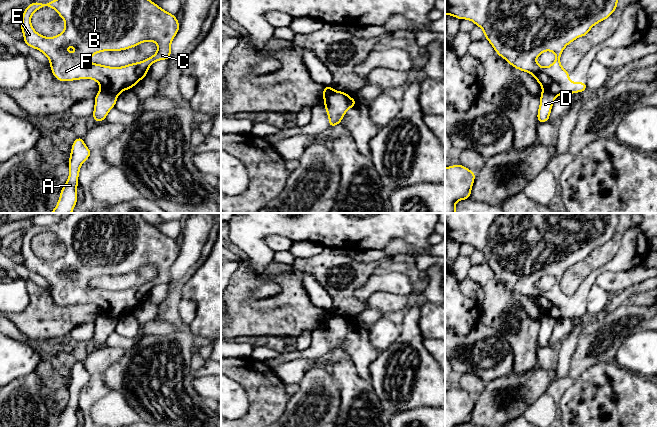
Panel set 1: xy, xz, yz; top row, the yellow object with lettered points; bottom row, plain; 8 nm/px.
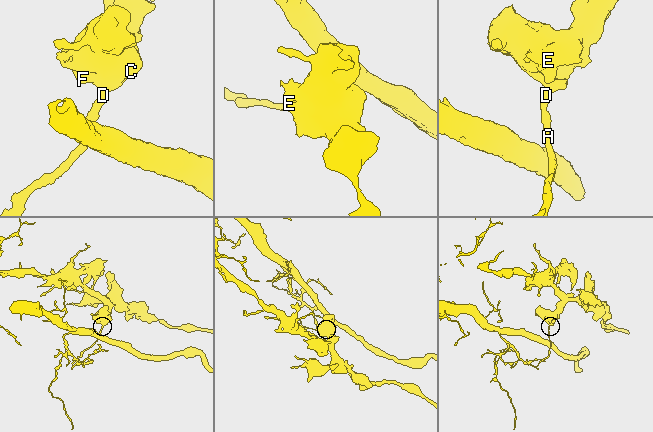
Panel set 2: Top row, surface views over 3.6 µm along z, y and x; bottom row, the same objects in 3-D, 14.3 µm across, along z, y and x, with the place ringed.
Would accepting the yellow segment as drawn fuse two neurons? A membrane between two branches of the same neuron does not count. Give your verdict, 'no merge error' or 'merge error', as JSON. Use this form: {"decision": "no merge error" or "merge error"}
{"decision": "merge error"}

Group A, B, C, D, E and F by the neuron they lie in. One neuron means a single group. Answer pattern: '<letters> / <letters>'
A D / B C E F

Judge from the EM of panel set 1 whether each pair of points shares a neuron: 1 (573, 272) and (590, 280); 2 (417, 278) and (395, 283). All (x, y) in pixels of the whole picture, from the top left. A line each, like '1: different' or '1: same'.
1: different
2: different

